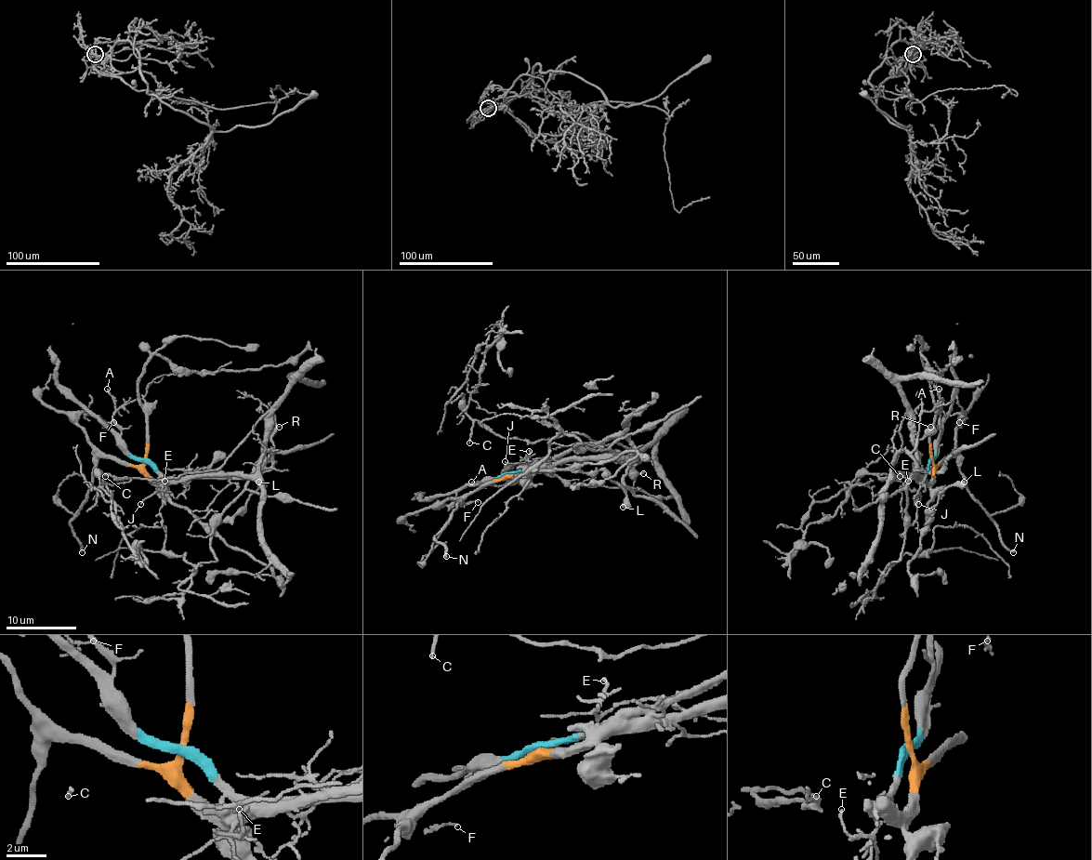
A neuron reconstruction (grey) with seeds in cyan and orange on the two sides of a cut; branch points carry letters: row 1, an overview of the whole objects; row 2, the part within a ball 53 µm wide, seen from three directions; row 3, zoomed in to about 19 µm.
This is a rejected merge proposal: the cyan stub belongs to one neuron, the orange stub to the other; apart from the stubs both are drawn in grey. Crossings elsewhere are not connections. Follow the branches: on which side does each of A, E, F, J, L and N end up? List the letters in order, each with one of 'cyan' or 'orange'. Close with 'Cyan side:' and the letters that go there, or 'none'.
A: cyan
E: orange
F: cyan
J: orange
L: orange
N: orange
Cyan side: A, F

